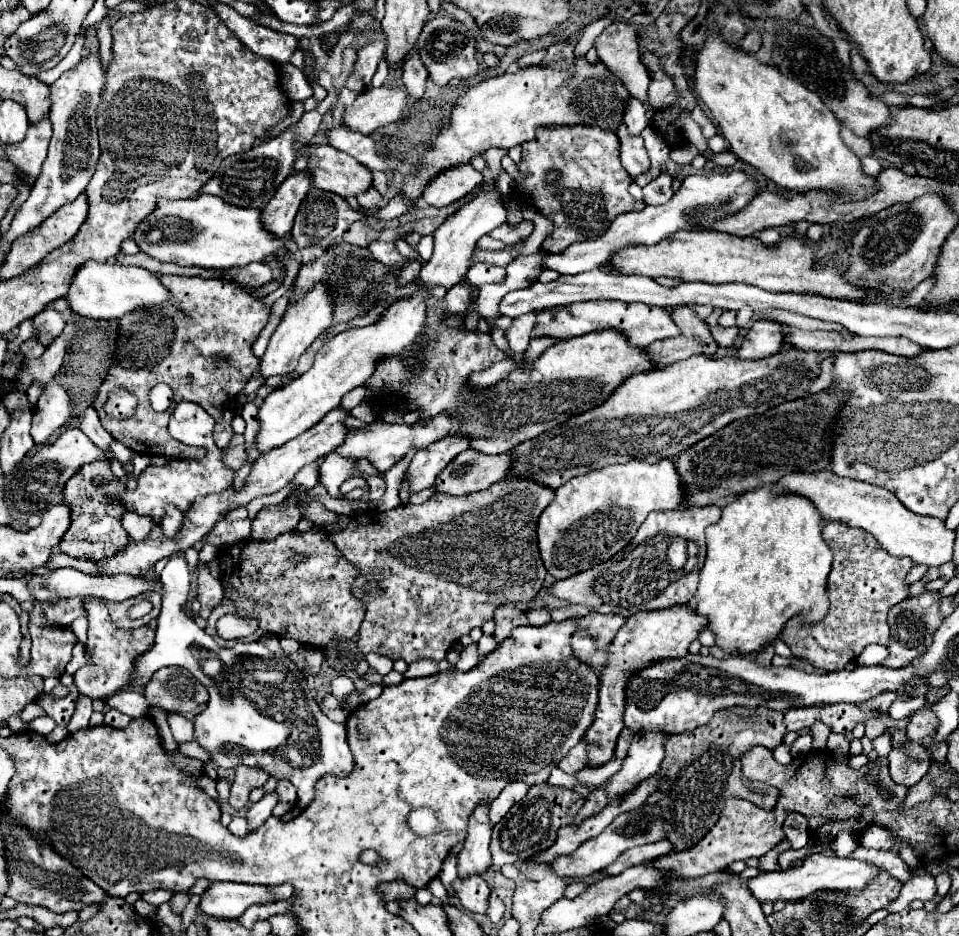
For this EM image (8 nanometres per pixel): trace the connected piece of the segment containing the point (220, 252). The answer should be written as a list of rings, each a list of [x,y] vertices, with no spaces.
[[[199,194],[195,198],[161,202],[161,206],[157,206],[141,226],[137,226],[133,238],[145,254],[159,262],[227,270],[251,262],[263,262],[267,256],[275,256],[285,248],[285,238],[269,232],[263,226],[261,216],[261,210],[233,206],[223,198]]]

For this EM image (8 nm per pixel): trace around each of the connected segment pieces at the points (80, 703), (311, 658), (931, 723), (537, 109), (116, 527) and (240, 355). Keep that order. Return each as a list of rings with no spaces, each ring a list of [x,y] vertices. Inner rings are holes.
[[[79,694],[79,700],[77,700],[77,706],[75,706],[75,714],[71,718],[71,722],[67,724],[67,730],[69,734],[81,730],[81,728],[87,728],[89,726],[89,718],[91,718],[91,712],[93,712],[93,704],[85,704],[87,696],[85,694]]]
[[[301,647],[299,652],[306,658],[308,670],[305,676],[317,675],[323,662],[323,652],[320,649],[311,647]]]
[[[921,708],[921,710],[917,710],[917,712],[913,712],[909,716],[909,722],[907,722],[907,738],[911,742],[923,744],[925,738],[935,736],[937,728],[939,728],[939,720],[937,720],[935,712],[931,708]]]
[[[575,56],[569,64],[527,66],[515,74],[489,78],[473,88],[457,102],[449,128],[443,128],[433,142],[431,152],[421,160],[421,170],[405,180],[403,194],[417,202],[421,186],[433,174],[455,164],[467,164],[475,154],[485,152],[489,146],[511,148],[533,140],[539,128],[551,126],[597,126],[601,130],[617,130],[625,114],[631,94],[625,84],[603,62],[591,64],[585,56]]]
[[[93,462],[81,466],[77,474],[65,484],[63,490],[63,504],[69,506],[71,514],[71,526],[65,532],[65,536],[59,542],[59,550],[63,554],[69,554],[73,558],[83,558],[83,560],[109,560],[113,558],[123,546],[131,542],[127,530],[121,524],[121,518],[125,512],[125,504],[121,502],[121,494],[125,492],[125,484],[111,472],[107,462]],[[95,478],[103,478],[103,484],[95,484]]]
[[[159,276],[161,282],[177,298],[173,306],[161,310],[141,310],[119,320],[119,348],[121,362],[109,368],[107,378],[99,388],[95,408],[99,412],[103,428],[121,444],[133,452],[147,456],[167,456],[183,460],[199,460],[205,456],[205,448],[185,446],[171,438],[167,422],[171,410],[157,414],[149,404],[149,390],[165,382],[175,392],[175,404],[189,400],[197,402],[215,418],[213,438],[219,448],[225,448],[233,438],[231,420],[235,414],[237,394],[245,382],[257,372],[259,360],[253,356],[251,346],[259,332],[271,318],[271,308],[233,282],[221,282],[221,278],[187,278],[187,276]],[[217,356],[221,360],[217,360]],[[113,388],[123,388],[137,398],[135,414],[127,420],[117,420],[101,410]]]

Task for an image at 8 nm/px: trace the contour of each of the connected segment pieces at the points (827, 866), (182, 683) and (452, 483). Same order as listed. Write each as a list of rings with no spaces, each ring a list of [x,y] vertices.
[[[811,854],[803,866],[789,868],[785,872],[767,872],[749,880],[749,892],[759,902],[775,902],[775,900],[801,900],[817,890],[863,890],[867,888],[879,874],[879,868],[871,862],[855,860],[855,858],[837,858],[827,854]]]
[[[161,668],[153,674],[153,678],[149,680],[149,684],[145,686],[145,698],[149,698],[151,706],[159,706],[165,712],[177,712],[177,714],[185,714],[195,710],[197,706],[207,702],[207,690],[189,674],[189,670],[185,668]]]
[[[469,448],[455,456],[449,466],[437,476],[435,488],[437,492],[453,496],[485,490],[509,474],[513,458],[513,452],[489,456]]]

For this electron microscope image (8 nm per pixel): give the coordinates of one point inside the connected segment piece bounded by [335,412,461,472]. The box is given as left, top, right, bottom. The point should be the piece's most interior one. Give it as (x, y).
(384, 445)

